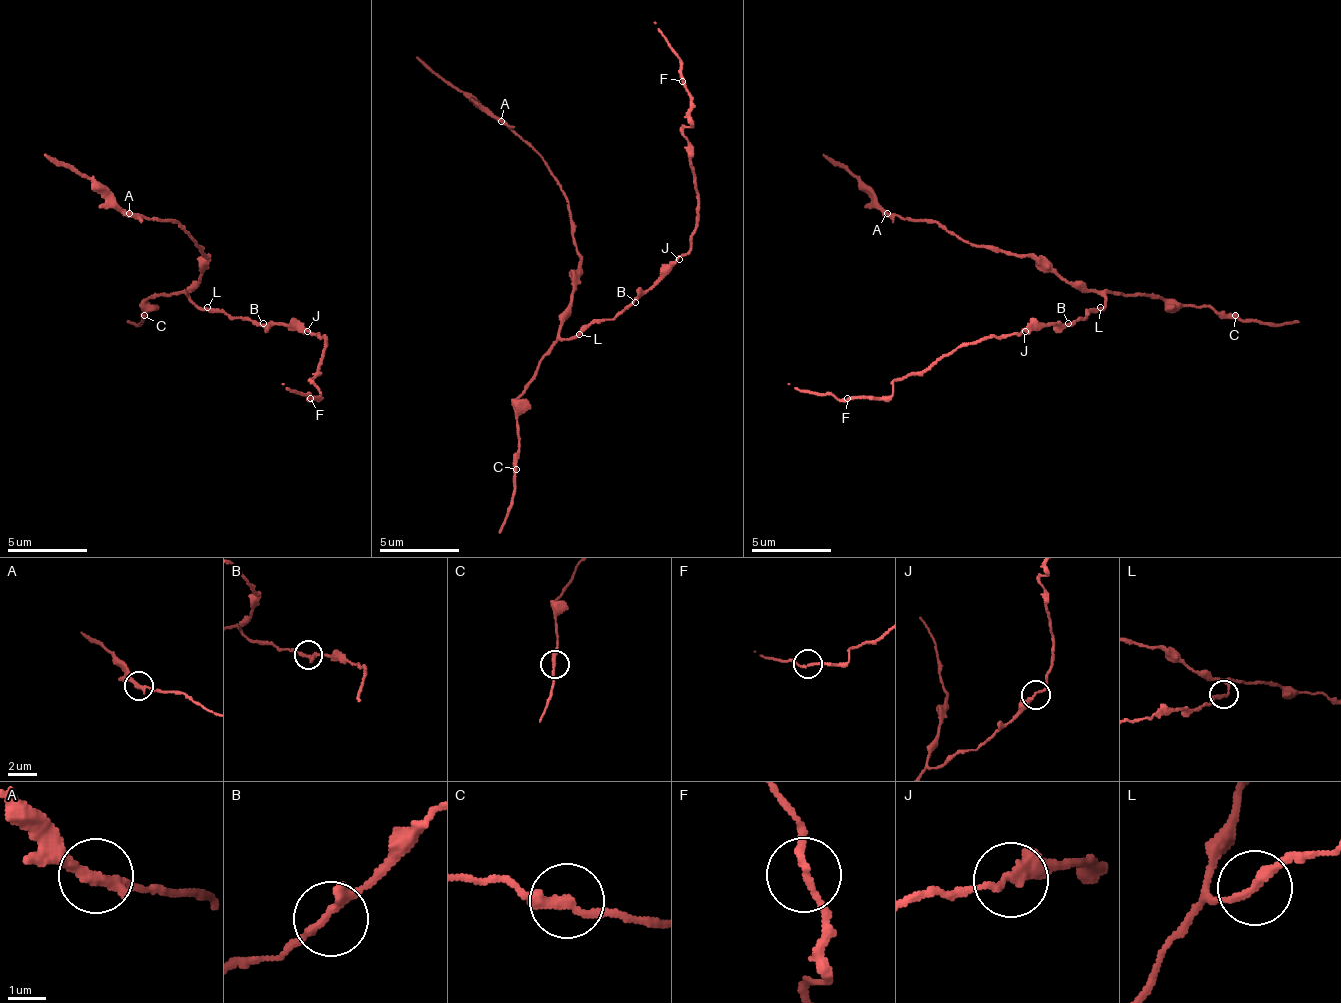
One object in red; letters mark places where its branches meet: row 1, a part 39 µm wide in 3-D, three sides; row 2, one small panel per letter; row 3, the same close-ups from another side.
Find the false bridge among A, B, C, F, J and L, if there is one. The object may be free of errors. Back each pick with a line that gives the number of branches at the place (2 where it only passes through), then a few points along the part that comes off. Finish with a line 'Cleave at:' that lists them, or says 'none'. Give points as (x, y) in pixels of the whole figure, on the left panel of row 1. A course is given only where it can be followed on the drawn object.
A: branches 2; course (128, 212), (45, 152)
Cleave at: A

